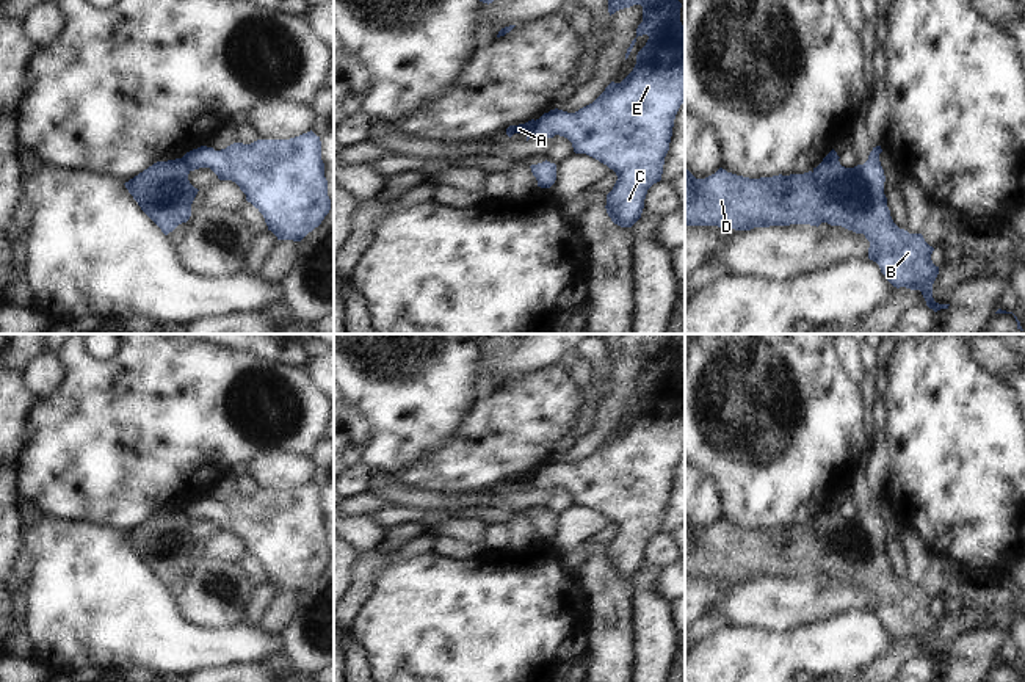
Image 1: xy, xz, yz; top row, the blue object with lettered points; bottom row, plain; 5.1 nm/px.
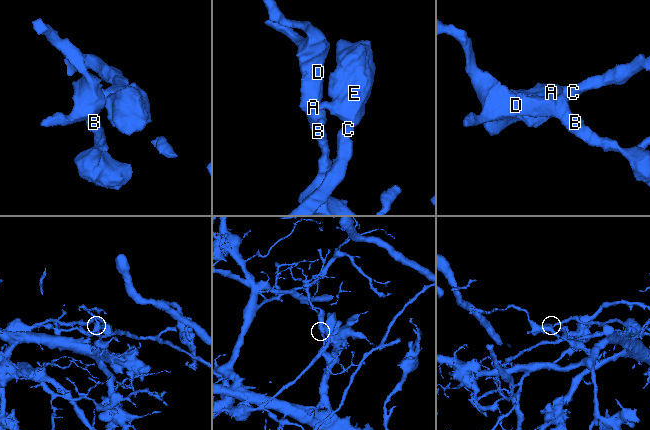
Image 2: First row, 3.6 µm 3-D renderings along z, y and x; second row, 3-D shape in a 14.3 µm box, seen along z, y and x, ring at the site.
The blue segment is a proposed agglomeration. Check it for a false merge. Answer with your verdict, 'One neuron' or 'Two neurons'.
Two neurons

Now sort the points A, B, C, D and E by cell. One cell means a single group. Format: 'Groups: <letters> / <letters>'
Groups: A B D / C E

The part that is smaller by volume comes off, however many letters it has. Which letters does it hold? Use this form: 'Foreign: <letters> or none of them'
Foreign: C, E

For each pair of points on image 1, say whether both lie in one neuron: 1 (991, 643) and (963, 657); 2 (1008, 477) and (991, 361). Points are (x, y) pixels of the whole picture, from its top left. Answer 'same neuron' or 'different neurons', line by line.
1: same neuron
2: different neurons

